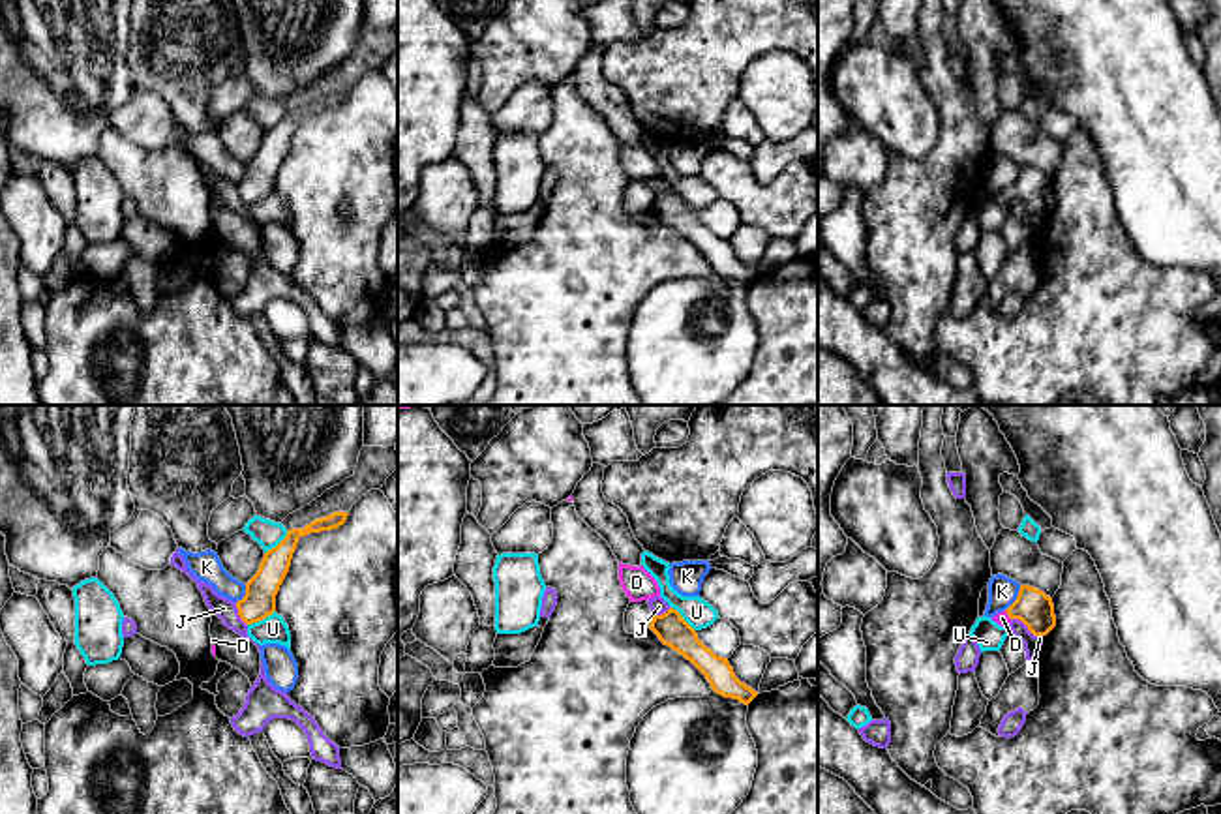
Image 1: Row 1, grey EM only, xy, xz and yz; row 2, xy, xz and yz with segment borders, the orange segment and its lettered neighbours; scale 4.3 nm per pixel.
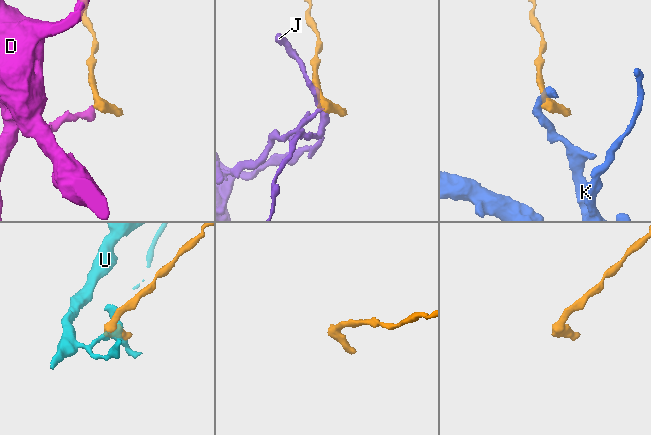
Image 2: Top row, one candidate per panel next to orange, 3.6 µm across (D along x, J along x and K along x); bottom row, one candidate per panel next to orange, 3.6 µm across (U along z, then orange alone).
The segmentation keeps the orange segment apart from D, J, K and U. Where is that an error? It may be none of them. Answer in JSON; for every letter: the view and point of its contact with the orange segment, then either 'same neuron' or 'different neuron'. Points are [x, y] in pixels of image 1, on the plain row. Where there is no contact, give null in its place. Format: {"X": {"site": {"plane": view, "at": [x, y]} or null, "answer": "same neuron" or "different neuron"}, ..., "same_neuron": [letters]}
{"D": {"site": {"plane": "yz", "at": [1008, 194]}, "answer": "same neuron"}, "J": {"site": {"plane": "yz", "at": [1026, 205]}, "answer": "different neuron"}, "K": {"site": {"plane": "yz", "at": [1017, 179]}, "answer": "different neuron"}, "U": {"site": {"plane": "xy", "at": [261, 199]}, "answer": "different neuron"}, "same_neuron": ["D"]}

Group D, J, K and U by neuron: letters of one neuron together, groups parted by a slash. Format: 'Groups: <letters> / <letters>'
Groups: D / J / K / U

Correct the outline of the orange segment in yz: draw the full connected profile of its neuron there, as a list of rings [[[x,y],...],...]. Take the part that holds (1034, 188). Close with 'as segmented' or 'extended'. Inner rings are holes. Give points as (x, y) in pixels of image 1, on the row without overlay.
[[[1020,165],[1017,180],[992,197],[1000,206],[1009,206],[1013,199],[1022,201],[1033,216],[1047,216],[1056,206],[1052,178],[1035,167]]]; extended

